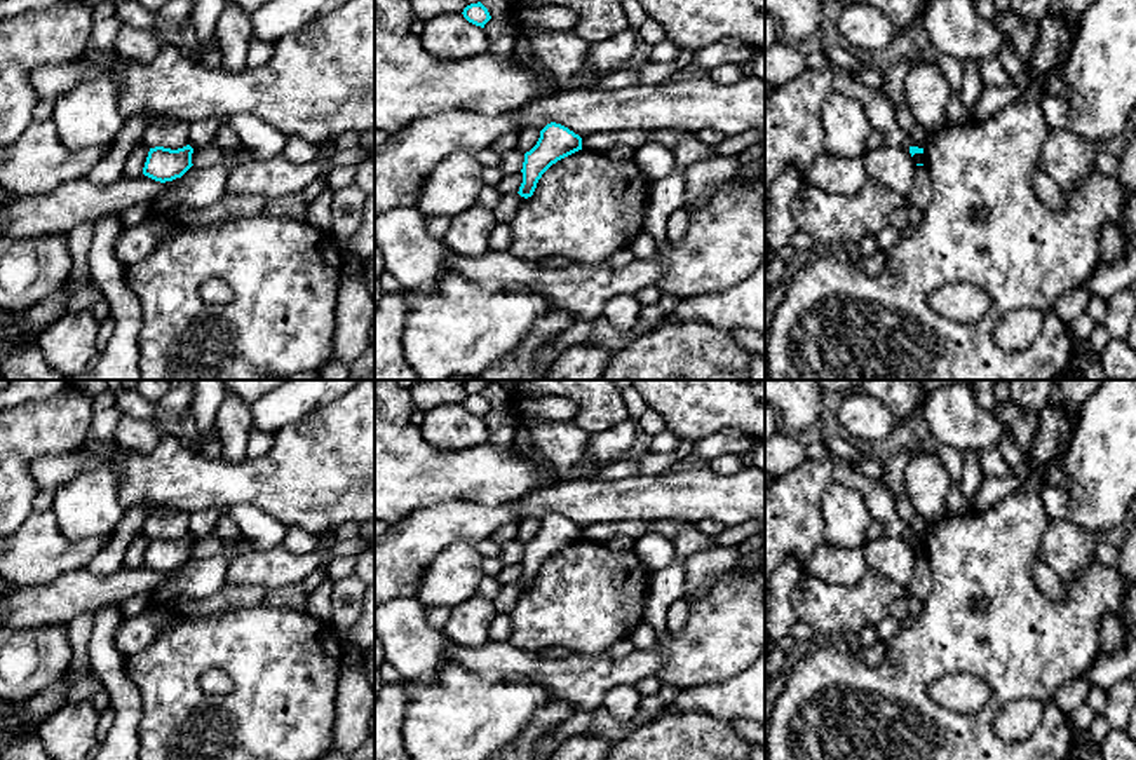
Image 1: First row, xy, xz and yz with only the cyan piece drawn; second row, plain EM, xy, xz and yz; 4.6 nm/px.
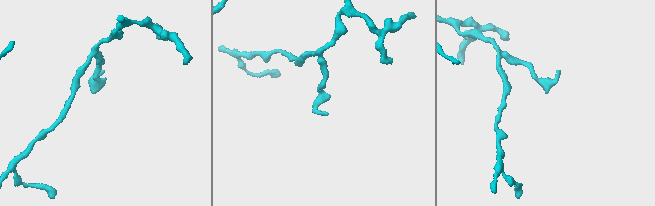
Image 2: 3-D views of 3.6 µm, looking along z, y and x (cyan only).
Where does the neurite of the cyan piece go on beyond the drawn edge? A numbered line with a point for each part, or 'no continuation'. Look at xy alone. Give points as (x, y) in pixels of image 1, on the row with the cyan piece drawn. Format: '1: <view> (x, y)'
no continuation

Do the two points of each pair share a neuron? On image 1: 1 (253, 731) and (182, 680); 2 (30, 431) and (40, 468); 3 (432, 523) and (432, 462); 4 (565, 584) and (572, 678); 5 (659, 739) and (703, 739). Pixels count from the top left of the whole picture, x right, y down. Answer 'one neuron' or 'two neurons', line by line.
1: one neuron
2: two neurons
3: two neurons
4: two neurons
5: one neuron

